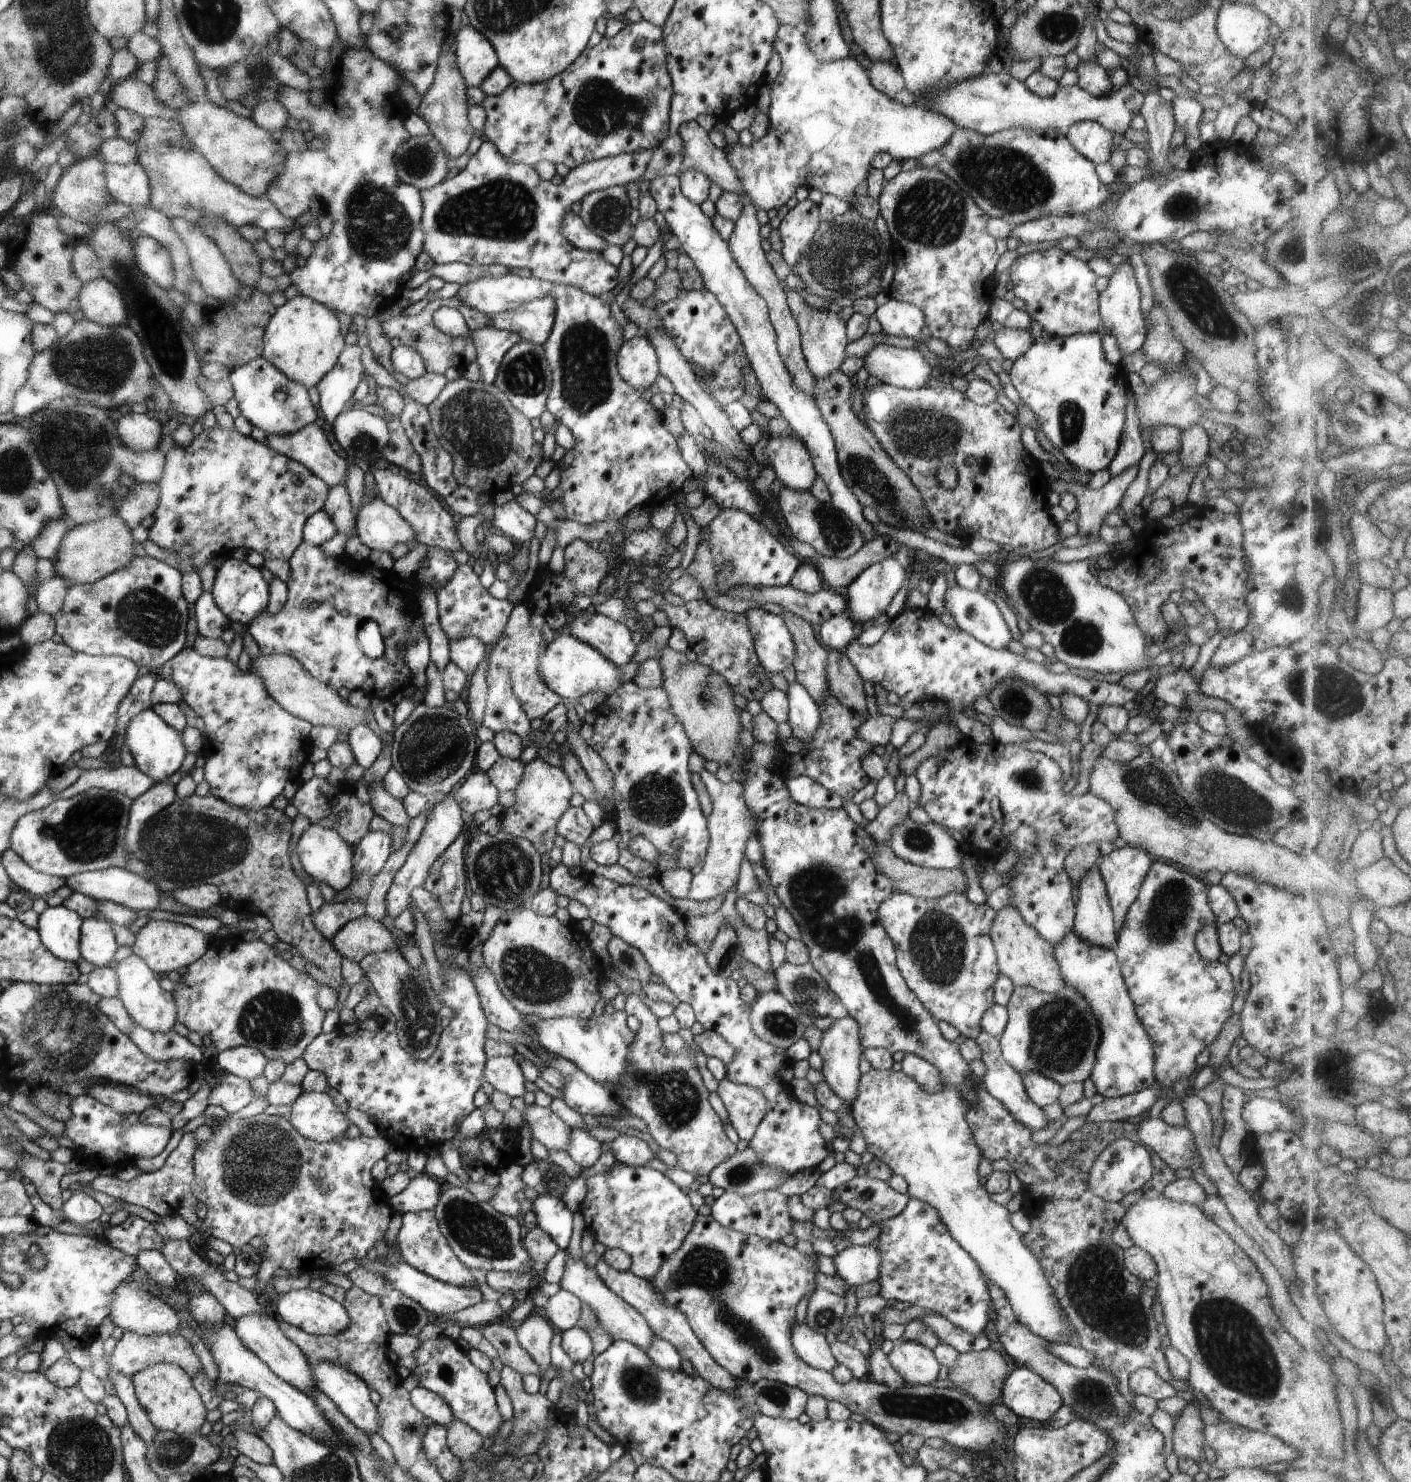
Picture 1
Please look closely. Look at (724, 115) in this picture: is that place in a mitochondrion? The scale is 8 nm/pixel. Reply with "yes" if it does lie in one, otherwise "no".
no

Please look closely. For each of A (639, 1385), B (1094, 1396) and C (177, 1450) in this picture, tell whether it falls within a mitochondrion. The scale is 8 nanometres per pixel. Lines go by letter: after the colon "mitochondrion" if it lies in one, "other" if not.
A: mitochondrion
B: mitochondrion
C: mitochondrion

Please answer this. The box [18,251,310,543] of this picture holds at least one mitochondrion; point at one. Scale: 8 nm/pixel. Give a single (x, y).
(96, 363)

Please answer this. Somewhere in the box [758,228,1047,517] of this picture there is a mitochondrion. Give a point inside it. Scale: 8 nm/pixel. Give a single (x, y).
(912, 435)

